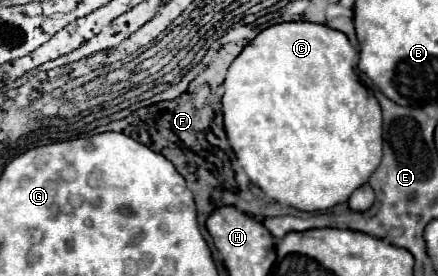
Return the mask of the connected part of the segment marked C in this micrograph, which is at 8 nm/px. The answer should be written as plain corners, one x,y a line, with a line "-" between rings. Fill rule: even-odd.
285,22
285,24
275,24
265,28
263,32
259,32
245,48
243,52
233,60
233,64
229,66
227,78
223,82
223,118
225,118
225,132
231,144
234,158
231,161
233,168
245,168
247,176
251,178
251,182
255,186
259,186
269,198
277,200
279,204
287,204
305,212
315,212
315,210
327,210
335,204
347,202
347,198
351,196
353,190
357,190
359,186
367,184
367,180
371,178
371,174
377,170
377,166
381,164
381,106
377,102
377,98
369,92
367,96
367,88
361,82
357,70
357,52
351,46
351,42
347,40
347,36
339,30
333,30
329,26
323,24
313,24
313,22

